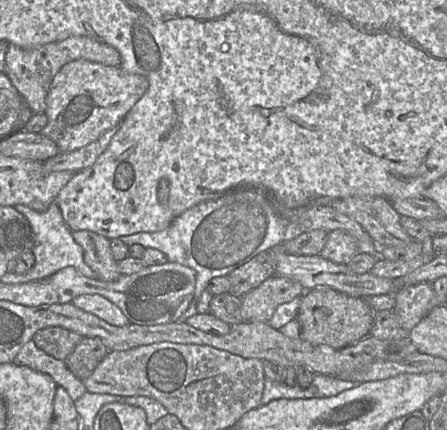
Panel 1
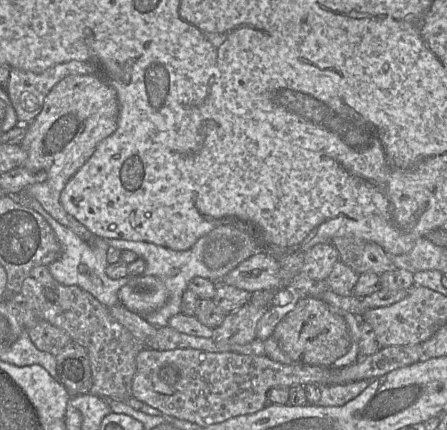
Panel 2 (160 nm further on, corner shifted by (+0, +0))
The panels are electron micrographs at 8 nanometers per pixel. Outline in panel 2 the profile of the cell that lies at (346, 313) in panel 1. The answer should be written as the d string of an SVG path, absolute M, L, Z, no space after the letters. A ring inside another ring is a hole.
M303 297L275 327L272 336L295 364L331 367L351 347L349 328L342 311L329 307L319 297Z

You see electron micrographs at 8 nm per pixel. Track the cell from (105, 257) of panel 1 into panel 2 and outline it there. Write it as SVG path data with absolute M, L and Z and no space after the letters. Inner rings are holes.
M68 75L46 96L41 112L28 124L26 135L20 144L28 155L23 167L32 172L47 174L45 180L30 185L24 193L37 200L55 220L88 244L93 244L94 237L99 236L95 236L65 211L60 194L69 179L92 156L97 146L116 131L119 111L116 90L99 75Z

